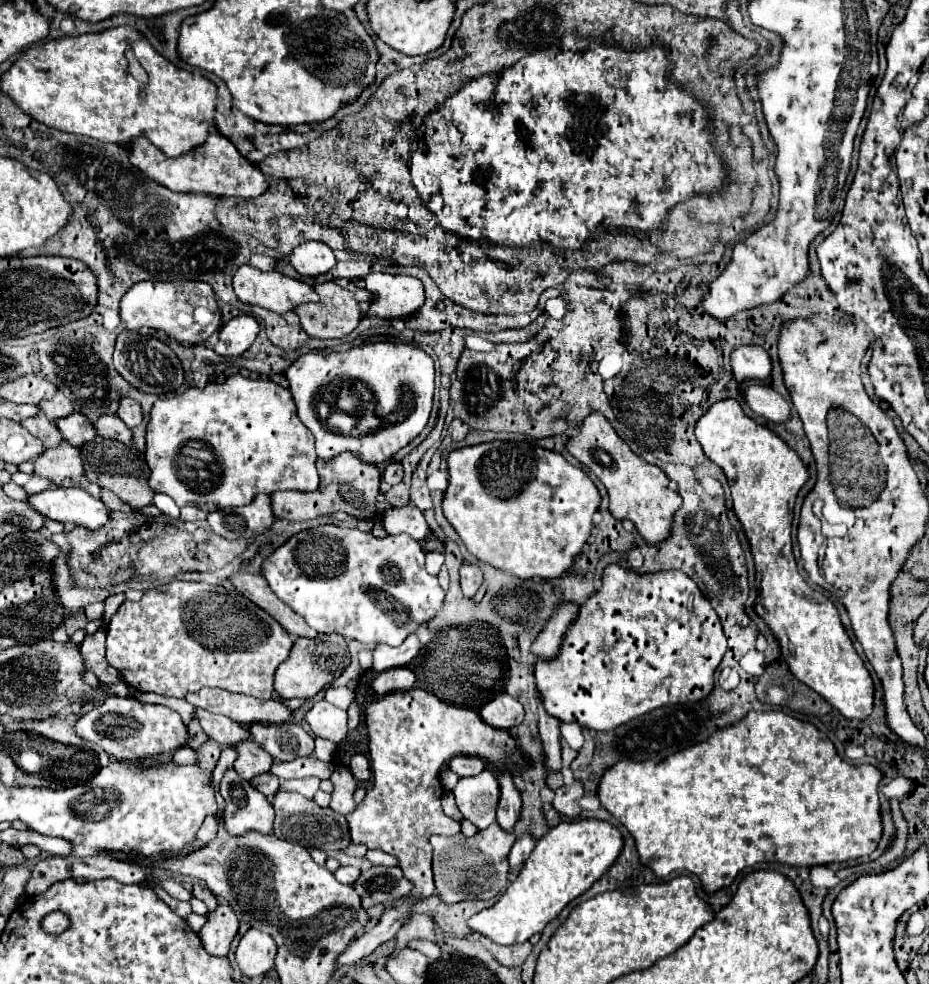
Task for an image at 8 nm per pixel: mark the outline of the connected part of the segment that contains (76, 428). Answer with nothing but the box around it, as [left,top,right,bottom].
[54,413,96,447]

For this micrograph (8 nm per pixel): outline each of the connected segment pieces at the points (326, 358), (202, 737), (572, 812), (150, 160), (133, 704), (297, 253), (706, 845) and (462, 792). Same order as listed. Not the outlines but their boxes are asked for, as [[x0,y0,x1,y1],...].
[[284,341,434,465],[186,719,210,749],[552,781,584,819],[128,131,268,197],[74,697,186,763],[290,241,336,275],[596,711,882,893],[452,769,500,803]]

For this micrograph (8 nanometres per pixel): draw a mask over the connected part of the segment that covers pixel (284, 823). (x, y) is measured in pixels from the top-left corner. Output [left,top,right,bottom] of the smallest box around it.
[274,791,350,851]

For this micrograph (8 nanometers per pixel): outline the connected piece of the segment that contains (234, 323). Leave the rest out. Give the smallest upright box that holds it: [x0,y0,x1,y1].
[214,315,260,357]

